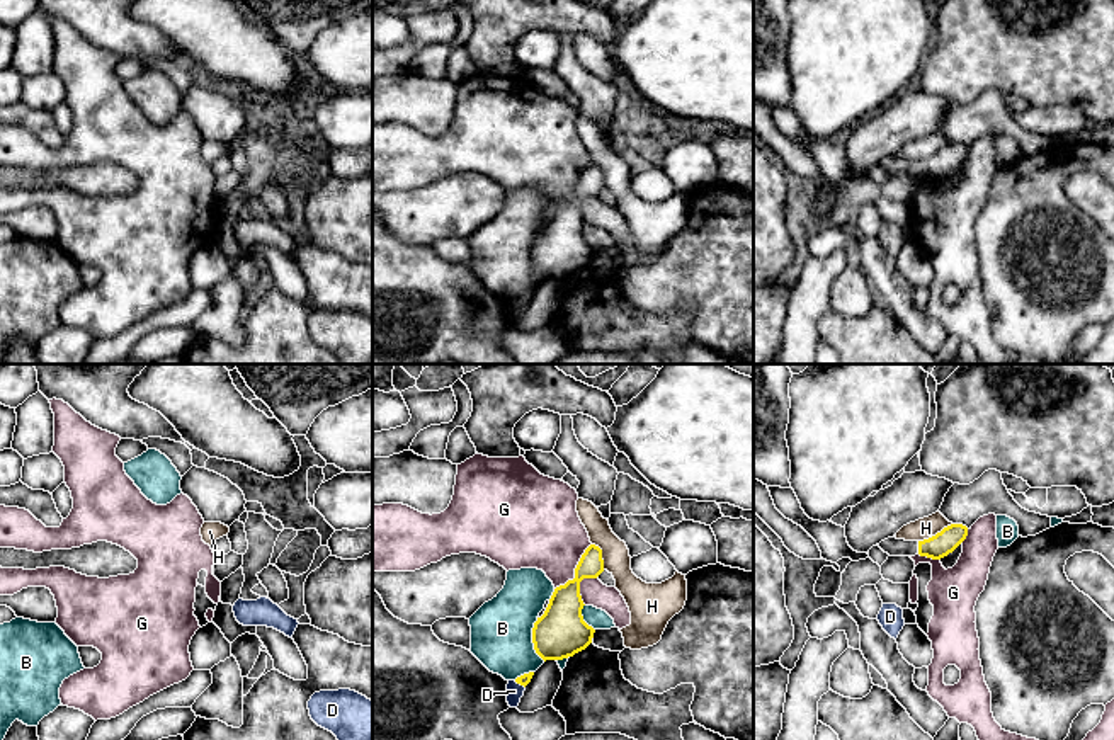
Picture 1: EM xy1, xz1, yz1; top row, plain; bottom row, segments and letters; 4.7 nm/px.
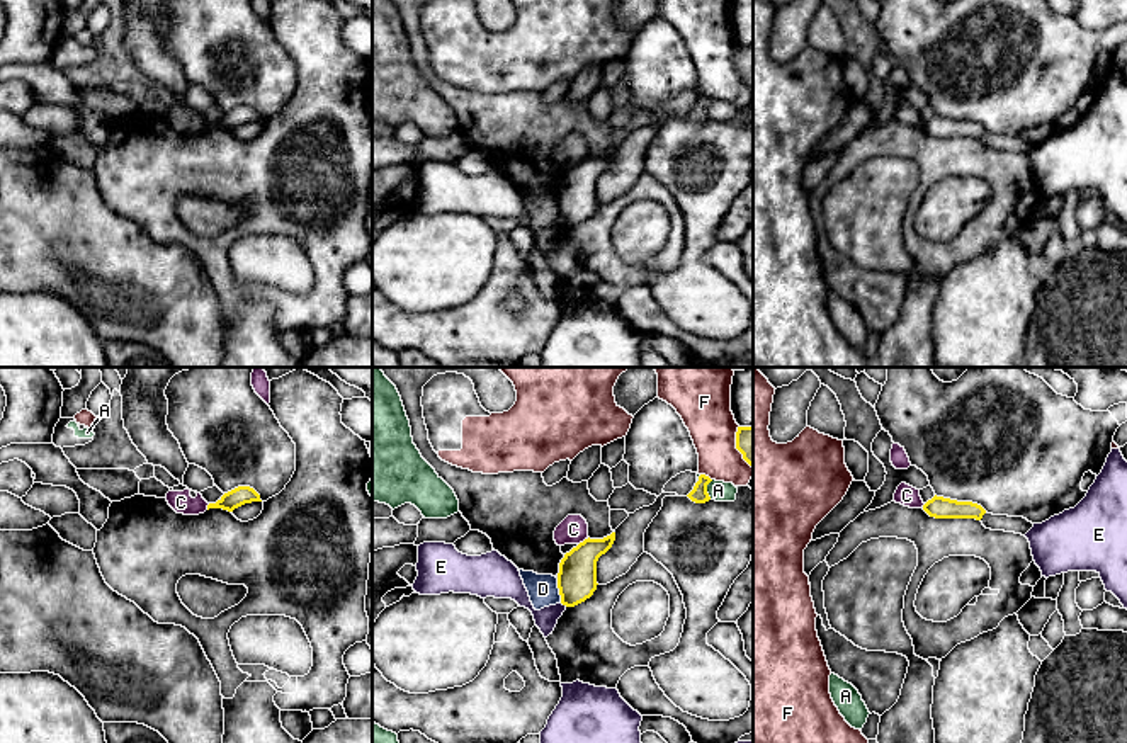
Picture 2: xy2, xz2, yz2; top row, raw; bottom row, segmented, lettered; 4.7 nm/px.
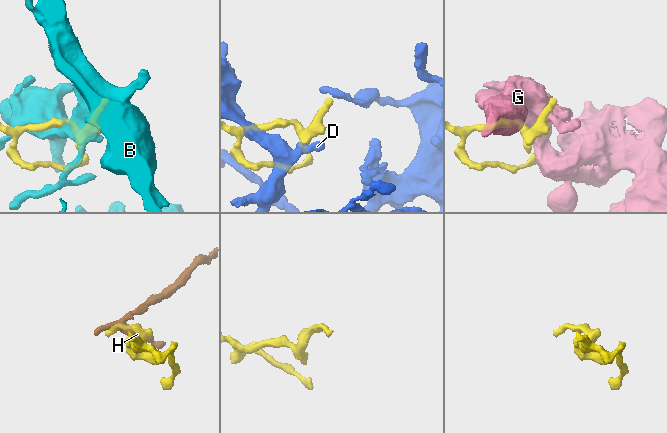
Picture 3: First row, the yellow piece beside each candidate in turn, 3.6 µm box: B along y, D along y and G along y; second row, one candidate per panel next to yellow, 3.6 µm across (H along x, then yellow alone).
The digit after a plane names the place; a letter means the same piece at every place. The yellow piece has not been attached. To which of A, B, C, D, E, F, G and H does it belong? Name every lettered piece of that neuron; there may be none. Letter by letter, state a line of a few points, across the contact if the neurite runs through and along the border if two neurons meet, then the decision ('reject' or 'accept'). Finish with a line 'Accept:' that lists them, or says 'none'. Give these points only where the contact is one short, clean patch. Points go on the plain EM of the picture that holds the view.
A: xz2 (713, 99), (707, 104), (709, 118) | reject
B: reject
C: xz2 (588, 157), (578, 164) | reject
D: reject
E: reject
F: reject
G: reject
H: yz1 (951, 142), (919, 160) | reject
Accept: none

